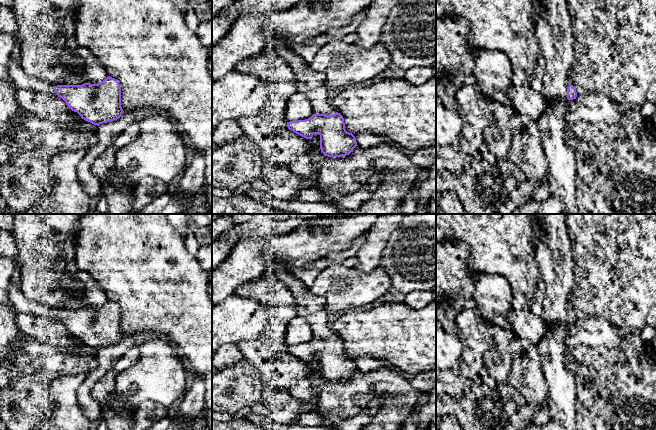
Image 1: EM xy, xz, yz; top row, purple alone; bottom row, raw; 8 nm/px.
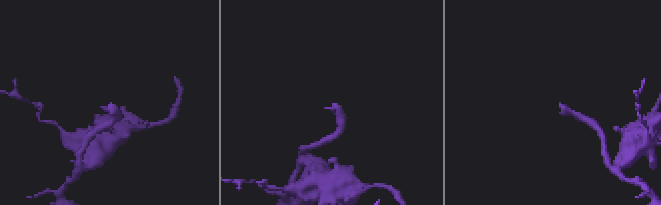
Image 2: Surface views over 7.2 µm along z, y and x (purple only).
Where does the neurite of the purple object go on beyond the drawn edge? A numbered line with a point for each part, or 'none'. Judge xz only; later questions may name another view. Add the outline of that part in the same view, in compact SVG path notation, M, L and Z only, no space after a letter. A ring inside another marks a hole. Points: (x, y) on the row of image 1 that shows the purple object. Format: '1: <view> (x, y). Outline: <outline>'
1: xz (310, 82). Outline: M271 37L269 46L274 48L283 60L290 65L296 77L297 92L304 93L308 97L313 114L335 114L337 111L327 97L326 76L312 69L309 63L293 53L283 38Z

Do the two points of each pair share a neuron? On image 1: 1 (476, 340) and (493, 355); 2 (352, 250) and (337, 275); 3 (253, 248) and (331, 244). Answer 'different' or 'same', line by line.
1: different
2: different
3: same

